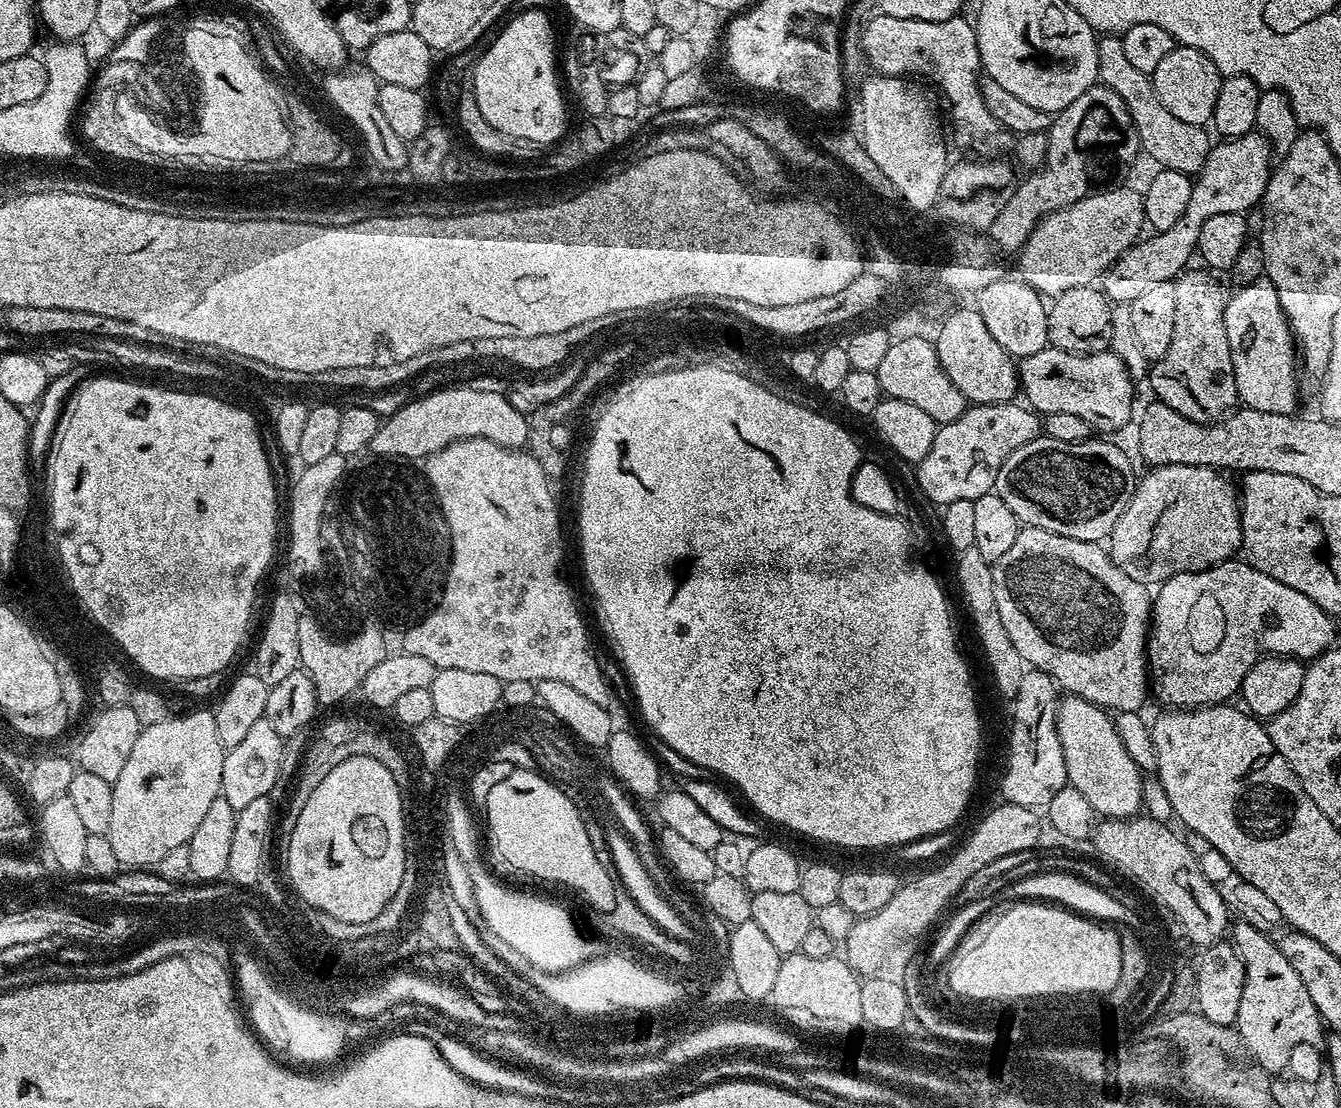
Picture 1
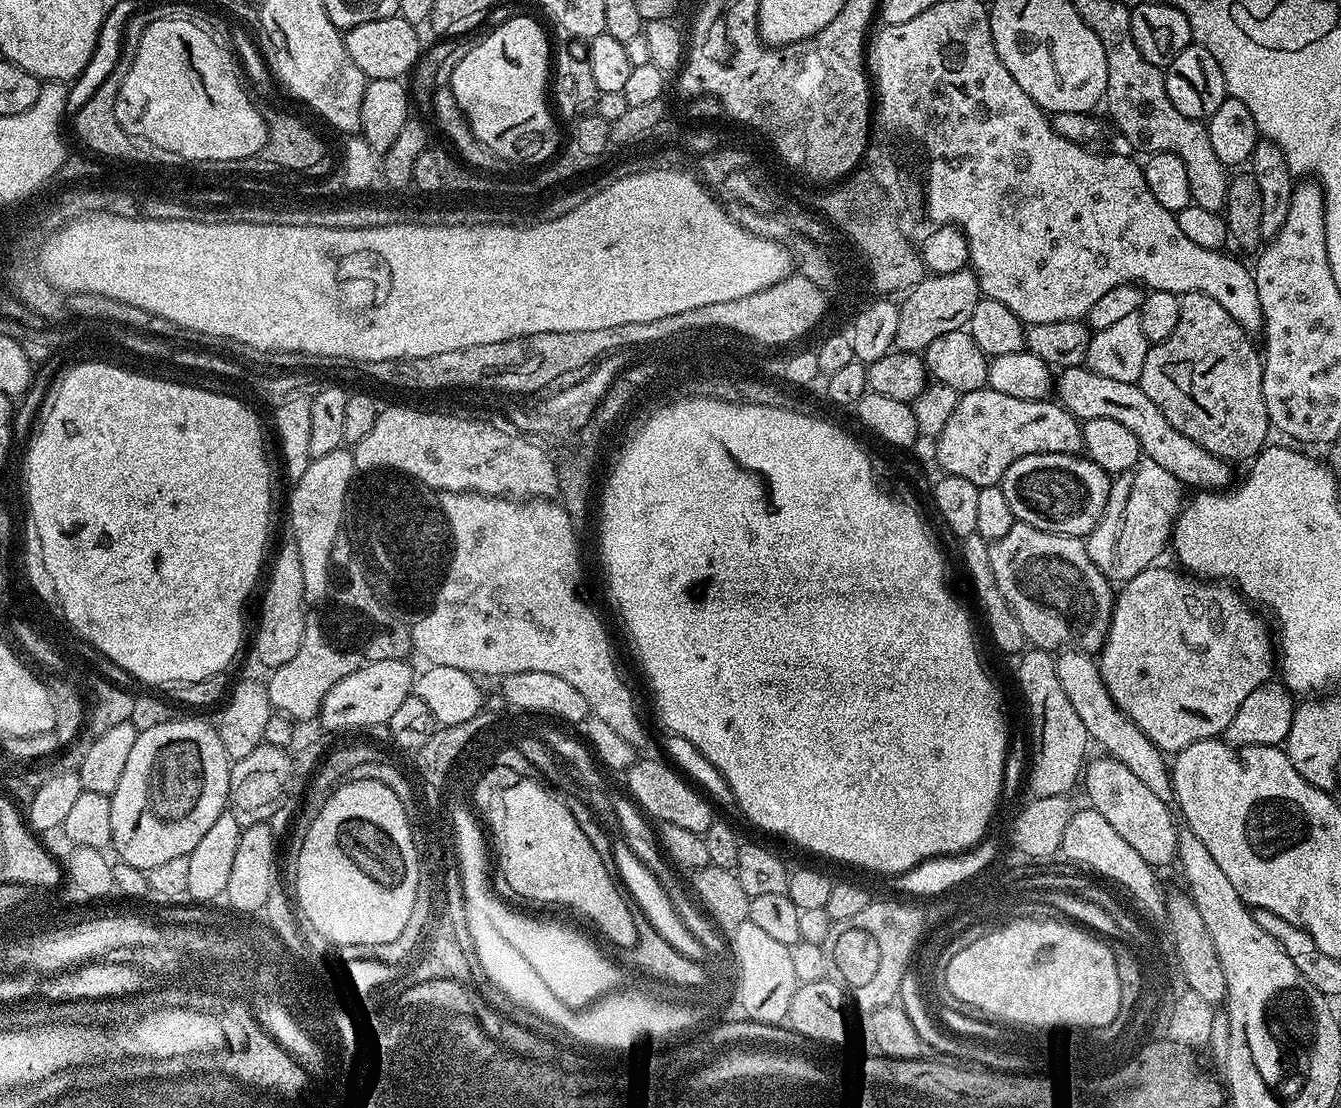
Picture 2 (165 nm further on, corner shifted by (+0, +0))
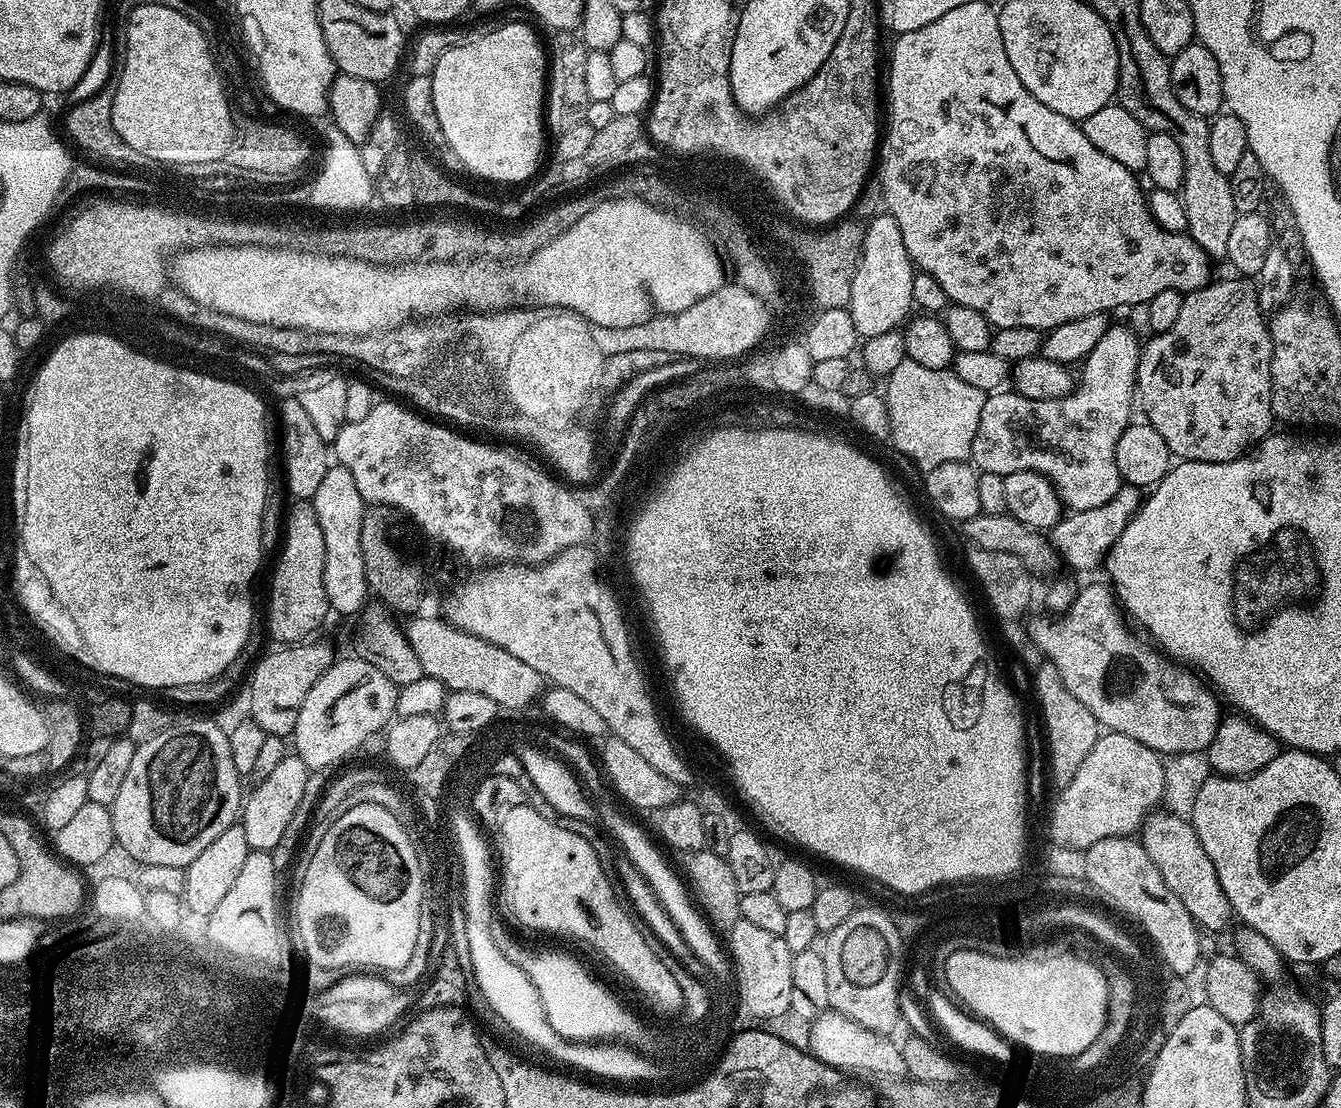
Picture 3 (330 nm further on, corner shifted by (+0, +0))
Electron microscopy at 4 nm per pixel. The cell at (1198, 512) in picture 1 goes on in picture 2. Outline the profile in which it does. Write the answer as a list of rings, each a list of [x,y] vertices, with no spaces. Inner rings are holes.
[[[1142,458],[1129,472],[1121,472],[1113,479],[1110,498],[1106,502],[1104,512],[1100,515],[1100,521],[1094,526],[1094,530],[1088,533],[1086,543],[1088,553],[1102,570],[1102,574],[1113,582],[1123,582],[1134,578],[1142,570],[1153,567],[1156,560],[1163,554],[1164,548],[1169,547],[1172,538],[1172,528],[1176,524],[1176,517],[1180,515],[1180,509],[1185,503],[1185,489],[1182,487],[1180,480],[1170,474],[1170,470],[1162,470],[1158,462]]]

